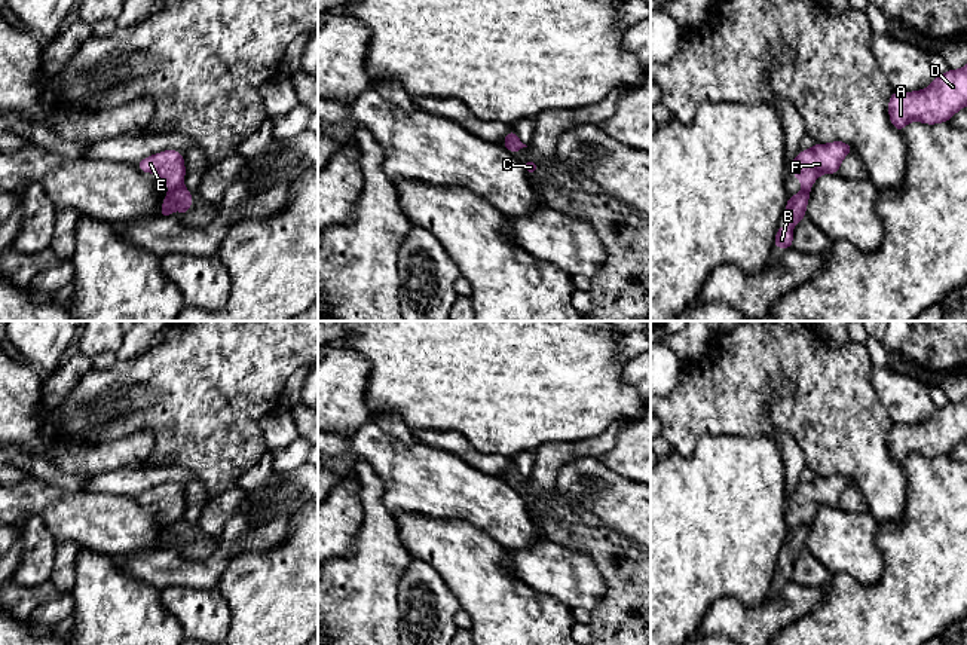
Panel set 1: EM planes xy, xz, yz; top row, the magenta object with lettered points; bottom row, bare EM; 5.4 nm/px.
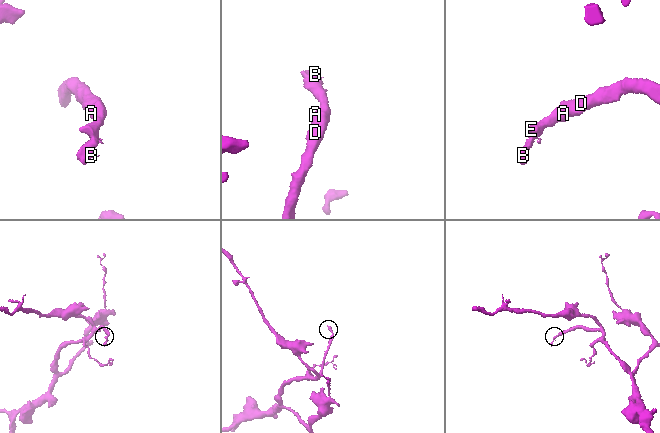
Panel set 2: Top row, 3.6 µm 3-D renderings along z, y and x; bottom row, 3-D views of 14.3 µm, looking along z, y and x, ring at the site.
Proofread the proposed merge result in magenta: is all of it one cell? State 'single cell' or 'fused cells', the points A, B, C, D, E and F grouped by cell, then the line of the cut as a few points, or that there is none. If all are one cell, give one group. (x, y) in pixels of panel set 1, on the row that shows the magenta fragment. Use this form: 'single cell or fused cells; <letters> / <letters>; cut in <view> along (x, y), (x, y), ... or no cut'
fused cells; A D E F / B C; cut in xy along (181, 183), (170, 192)

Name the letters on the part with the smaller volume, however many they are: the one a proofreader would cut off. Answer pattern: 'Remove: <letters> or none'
Remove: B, C

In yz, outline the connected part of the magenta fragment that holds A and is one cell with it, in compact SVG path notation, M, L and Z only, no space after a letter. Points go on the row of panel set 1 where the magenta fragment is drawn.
M967 65L961 70L948 70L936 76L933 83L916 92L894 91L888 101L888 114L897 131L911 120L927 125L949 122L967 106Z

